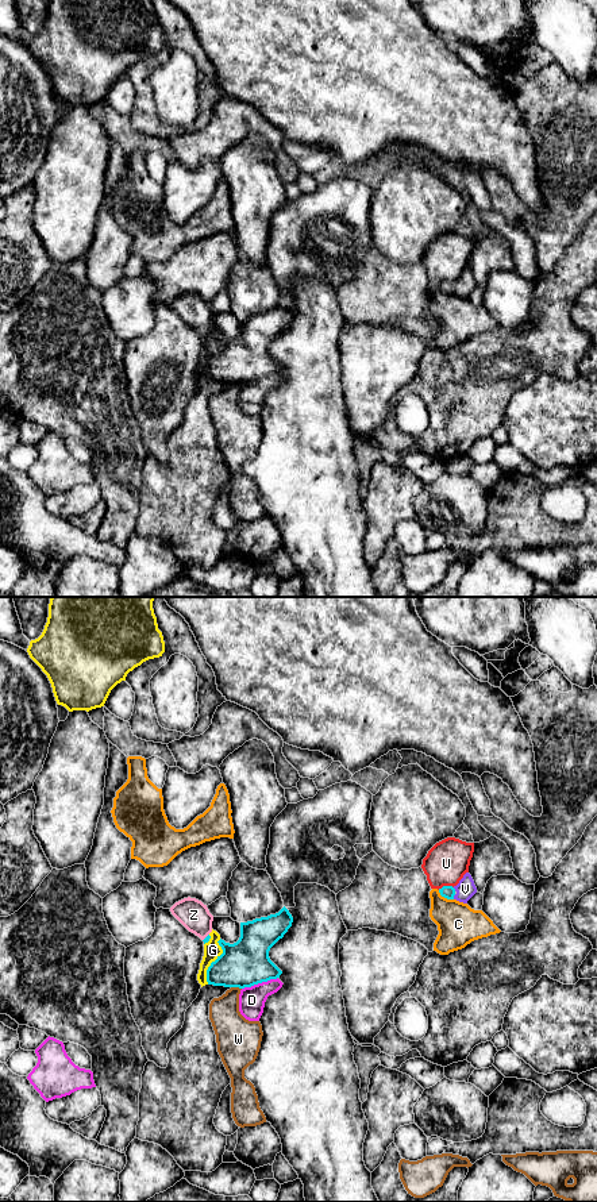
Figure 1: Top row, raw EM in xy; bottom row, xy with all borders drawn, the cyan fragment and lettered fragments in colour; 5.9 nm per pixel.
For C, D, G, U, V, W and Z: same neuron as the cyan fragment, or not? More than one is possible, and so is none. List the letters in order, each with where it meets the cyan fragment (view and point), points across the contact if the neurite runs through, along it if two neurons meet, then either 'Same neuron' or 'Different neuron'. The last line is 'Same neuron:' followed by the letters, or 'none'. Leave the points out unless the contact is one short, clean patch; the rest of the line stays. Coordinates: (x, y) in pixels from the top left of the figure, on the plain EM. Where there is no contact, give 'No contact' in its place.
C: Touches cyan at xy (445, 292). Different neuron
D: Touches cyan at xy (260, 377). Different neuron
G: Touches cyan at xy (212, 357). Boundary: xy (220, 334), (218, 339), (222, 347), (207, 365), (207, 378). Different neuron
U: Touches cyan at xy (445, 281). Different neuron
V: Touches cyan at xy (453, 292). Path across: xy (447, 286), (453, 292), (465, 284). Same neuron
W: Touches cyan at xy (237, 381). Different neuron
Z: Touches cyan at xy (205, 332). Different neuron
Same neuron: V

